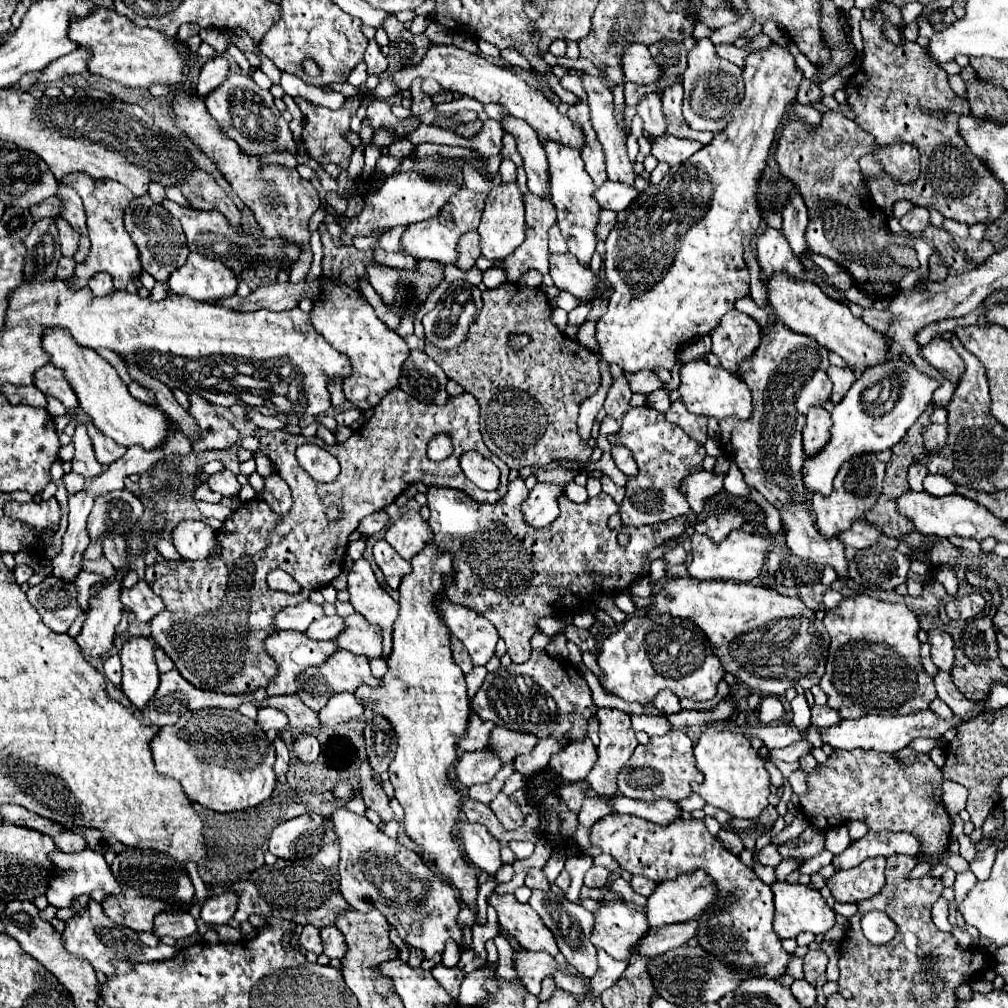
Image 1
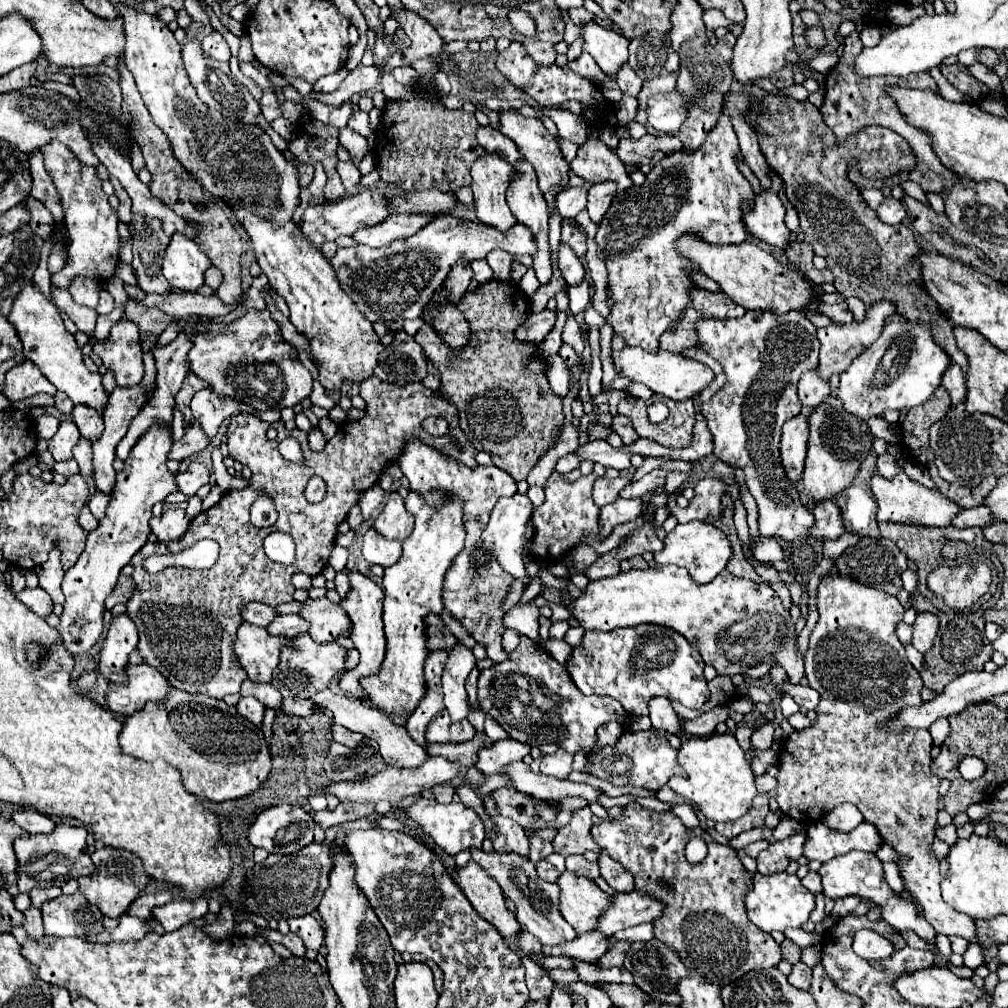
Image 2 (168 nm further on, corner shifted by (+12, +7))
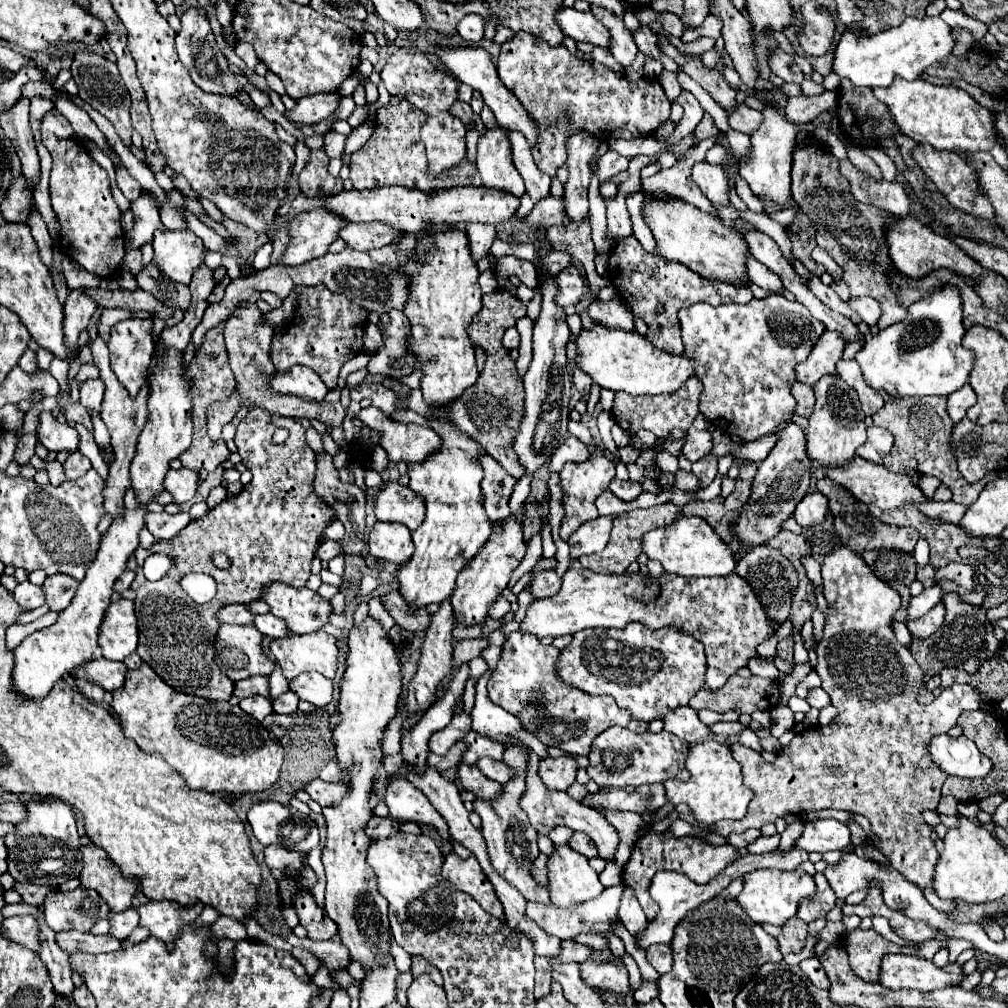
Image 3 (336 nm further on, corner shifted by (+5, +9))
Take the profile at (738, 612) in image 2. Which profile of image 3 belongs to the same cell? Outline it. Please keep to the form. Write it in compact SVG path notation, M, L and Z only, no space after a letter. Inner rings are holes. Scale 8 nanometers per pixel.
M570 560L562 576L562 588L542 600L532 600L526 618L520 622L522 634L564 636L584 628L622 628L628 622L642 622L648 628L674 626L704 644L708 670L706 686L718 690L738 668L756 656L756 646L770 636L766 612L754 590L738 574L712 578L682 578L662 574L660 578L642 578L636 574L596 574L582 568L578 560Z

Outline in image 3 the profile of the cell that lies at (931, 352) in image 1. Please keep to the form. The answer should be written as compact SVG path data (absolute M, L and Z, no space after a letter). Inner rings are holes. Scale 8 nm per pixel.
M966 384L966 386L962 386L960 390L956 390L954 394L948 396L946 412L948 412L948 416L952 418L952 422L958 424L958 422L966 416L966 410L968 410L970 406L974 406L974 402L976 402L976 394L974 394L974 390Z

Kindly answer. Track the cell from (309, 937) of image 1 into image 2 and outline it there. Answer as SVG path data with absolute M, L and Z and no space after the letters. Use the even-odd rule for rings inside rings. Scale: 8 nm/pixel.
M289 932L287 936L281 936L279 942L289 948L293 952L293 956L305 956L305 946L303 946L303 940L299 940L299 936L295 936L293 932Z

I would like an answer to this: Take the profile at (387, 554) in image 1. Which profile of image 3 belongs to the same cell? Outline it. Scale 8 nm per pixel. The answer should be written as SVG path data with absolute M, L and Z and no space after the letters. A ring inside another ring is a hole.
M376 522L370 532L368 552L384 562L406 564L414 554L410 530L396 522Z

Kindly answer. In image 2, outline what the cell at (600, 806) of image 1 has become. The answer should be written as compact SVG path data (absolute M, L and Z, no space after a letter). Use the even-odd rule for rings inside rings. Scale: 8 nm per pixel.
M589 806L575 810L571 822L557 828L557 836L553 838L555 852L561 856L571 856L592 850L600 856L601 848L591 840L589 834L591 826L593 826L593 812L589 810Z

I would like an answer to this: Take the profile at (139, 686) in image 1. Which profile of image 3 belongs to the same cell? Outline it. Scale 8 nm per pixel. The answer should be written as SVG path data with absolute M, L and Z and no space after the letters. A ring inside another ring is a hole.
M120 598L106 610L102 630L98 632L102 656L108 660L124 660L138 646L138 620L134 614L134 602Z

